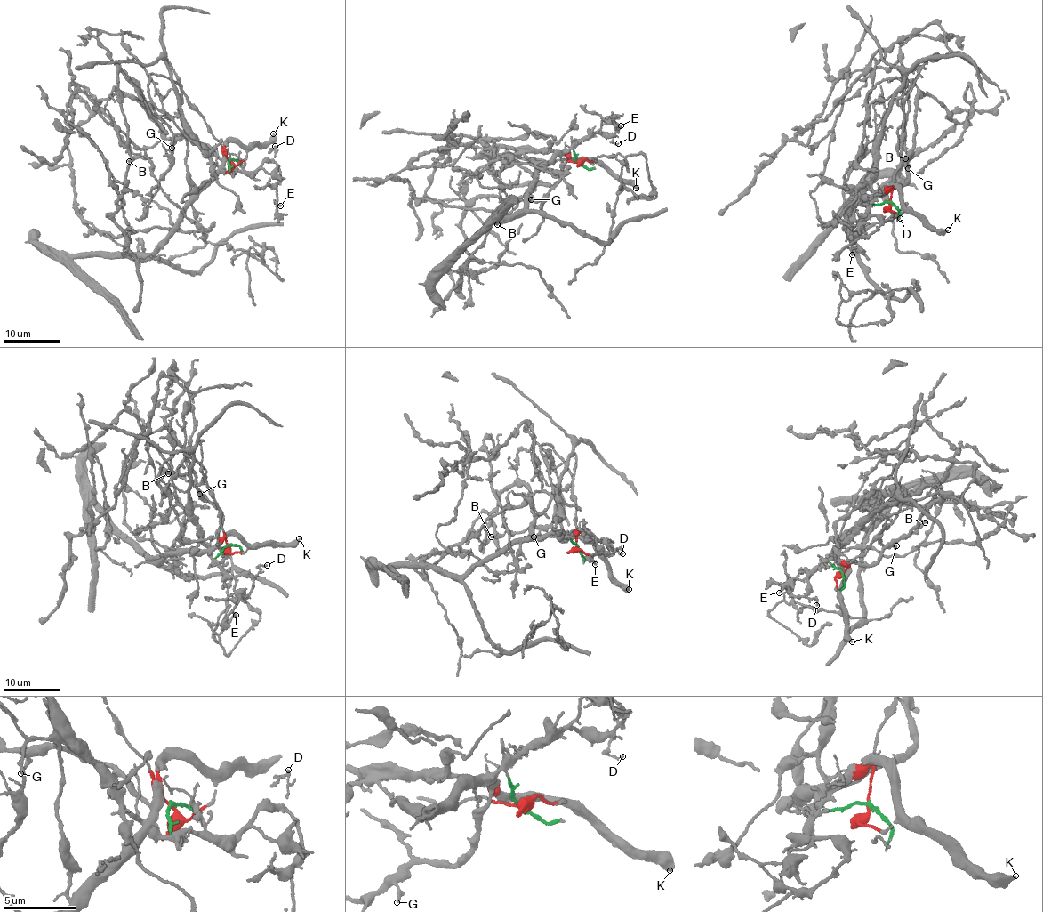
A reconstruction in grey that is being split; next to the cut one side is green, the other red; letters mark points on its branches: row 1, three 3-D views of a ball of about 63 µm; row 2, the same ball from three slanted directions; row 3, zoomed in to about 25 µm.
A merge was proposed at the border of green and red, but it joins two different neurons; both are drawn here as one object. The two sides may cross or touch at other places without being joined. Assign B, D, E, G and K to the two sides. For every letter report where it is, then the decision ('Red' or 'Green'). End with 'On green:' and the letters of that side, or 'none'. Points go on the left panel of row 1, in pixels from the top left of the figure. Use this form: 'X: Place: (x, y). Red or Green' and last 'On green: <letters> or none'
B: Place: (129, 161). Red
D: Place: (275, 146). Green
E: Place: (280, 205). Green
G: Place: (172, 148). Red
K: Place: (273, 133). Red
On green: D, E

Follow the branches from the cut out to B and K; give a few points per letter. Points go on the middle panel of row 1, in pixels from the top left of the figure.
B: (578, 163), (569, 156), (561, 179), (525, 192), (513, 210), (505, 213), (496, 224)
K: (578, 163), (585, 158), (601, 162), (637, 188)

